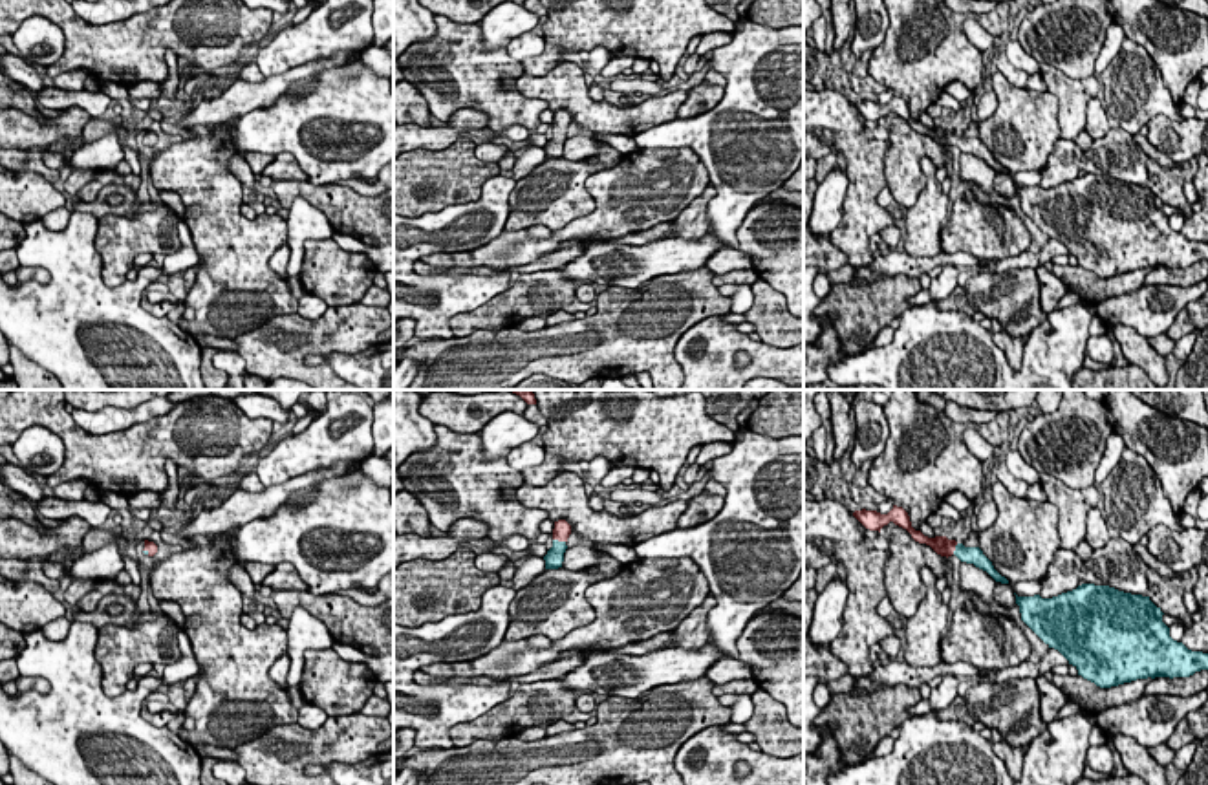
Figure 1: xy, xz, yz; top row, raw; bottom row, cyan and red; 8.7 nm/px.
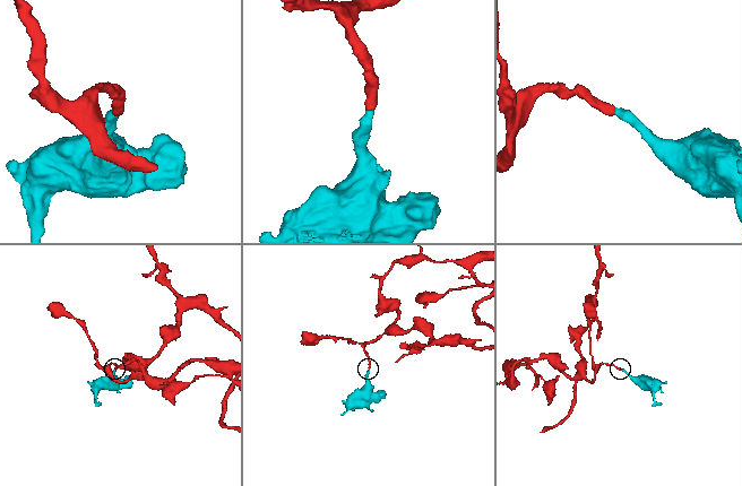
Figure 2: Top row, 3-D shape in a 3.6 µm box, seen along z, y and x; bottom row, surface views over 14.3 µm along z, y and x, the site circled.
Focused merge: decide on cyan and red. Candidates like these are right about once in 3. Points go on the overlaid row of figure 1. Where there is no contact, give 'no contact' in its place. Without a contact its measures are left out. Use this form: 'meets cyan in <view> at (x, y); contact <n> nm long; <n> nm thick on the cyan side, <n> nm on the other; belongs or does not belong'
meets cyan in xz at (557, 540); contact 120 nm long; 160 nm thick on the cyan side, 160 nm on the other; belongs

